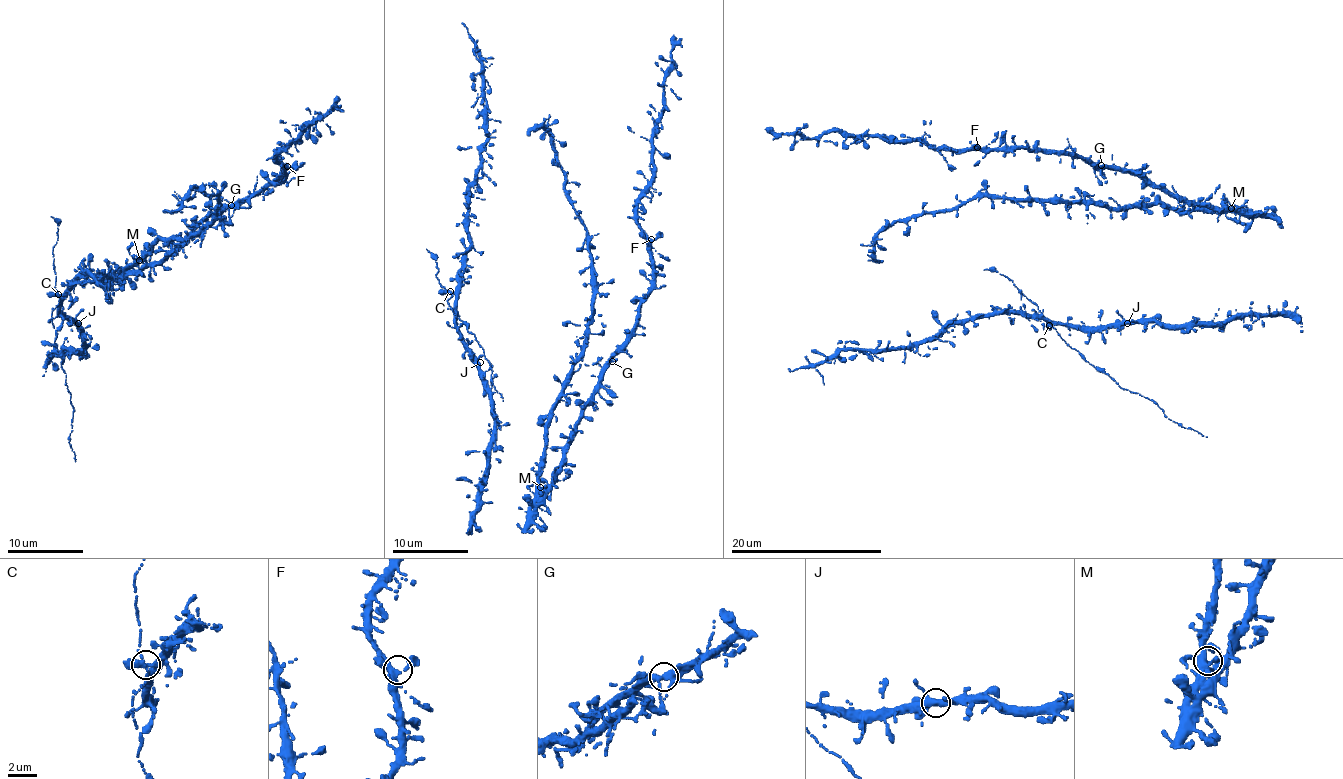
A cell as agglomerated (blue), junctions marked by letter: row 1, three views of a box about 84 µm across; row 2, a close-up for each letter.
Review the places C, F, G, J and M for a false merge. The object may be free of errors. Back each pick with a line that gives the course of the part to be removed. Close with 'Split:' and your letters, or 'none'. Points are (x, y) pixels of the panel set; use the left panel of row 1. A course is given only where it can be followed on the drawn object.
Split: none

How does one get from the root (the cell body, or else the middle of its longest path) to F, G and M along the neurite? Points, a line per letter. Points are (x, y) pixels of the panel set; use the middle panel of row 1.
F: (524, 496), (534, 506), (549, 487), (583, 403), (634, 327), (653, 282), (651, 239)
G: (524, 496), (534, 506), (549, 487), (583, 403), (593, 392), (599, 373), (612, 361)
M: (524, 496), (534, 506), (540, 487)

